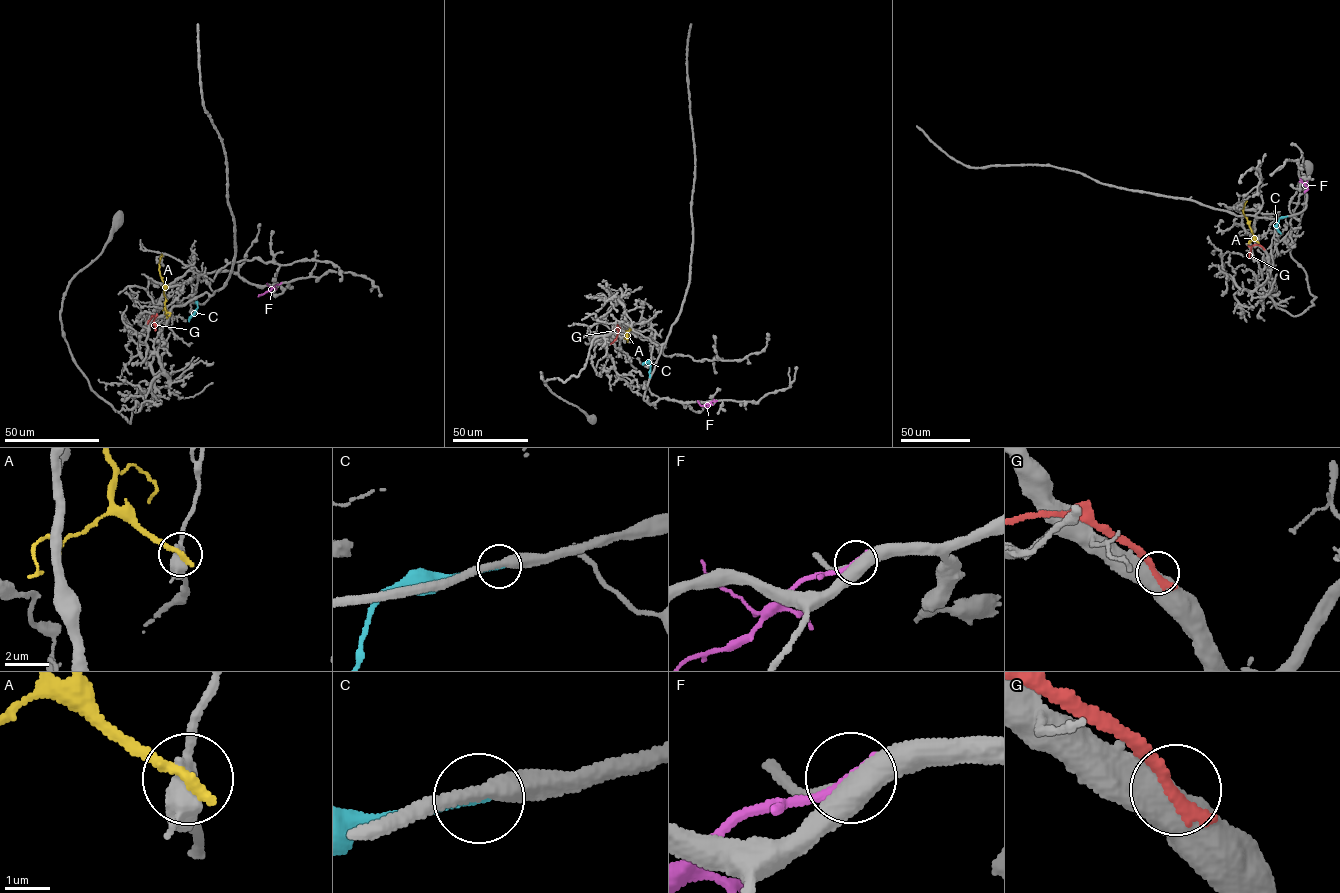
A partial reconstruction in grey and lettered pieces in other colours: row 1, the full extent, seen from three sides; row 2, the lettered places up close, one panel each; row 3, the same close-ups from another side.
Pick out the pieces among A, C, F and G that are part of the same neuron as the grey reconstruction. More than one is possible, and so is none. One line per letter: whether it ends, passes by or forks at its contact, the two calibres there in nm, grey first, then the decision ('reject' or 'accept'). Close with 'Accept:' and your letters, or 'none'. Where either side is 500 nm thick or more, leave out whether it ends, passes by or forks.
A: 500 nm thick on the grey side, 320 nm on the other; reject
C: it ends there; 400 nm thick on the grey side, 240 nm on the other; reject
F: it ends there; 400 nm thick on the grey side, 240 nm on the other; reject
G: 550 nm thick on the grey side, 360 nm on the other; reject
Accept: none

